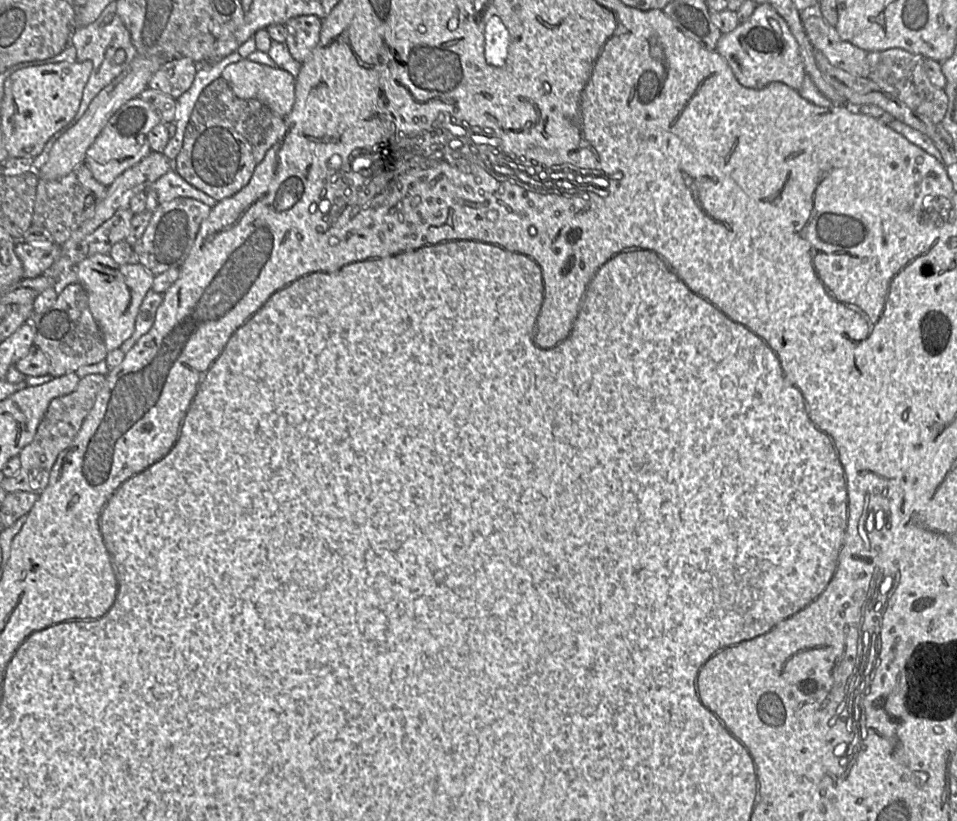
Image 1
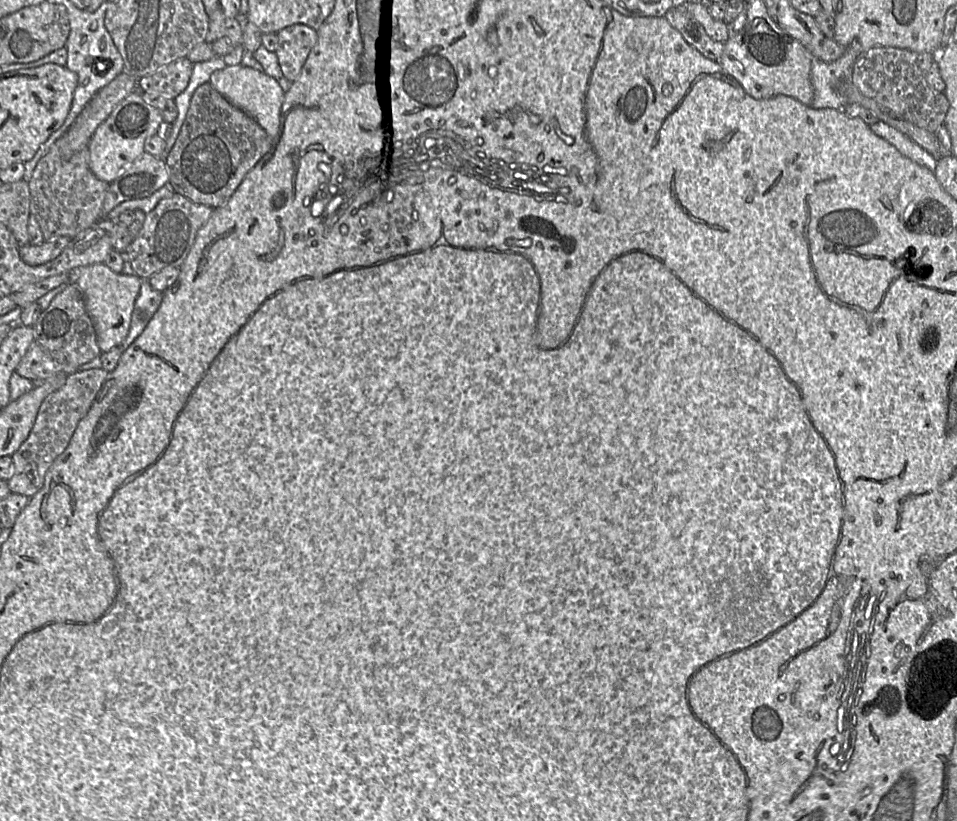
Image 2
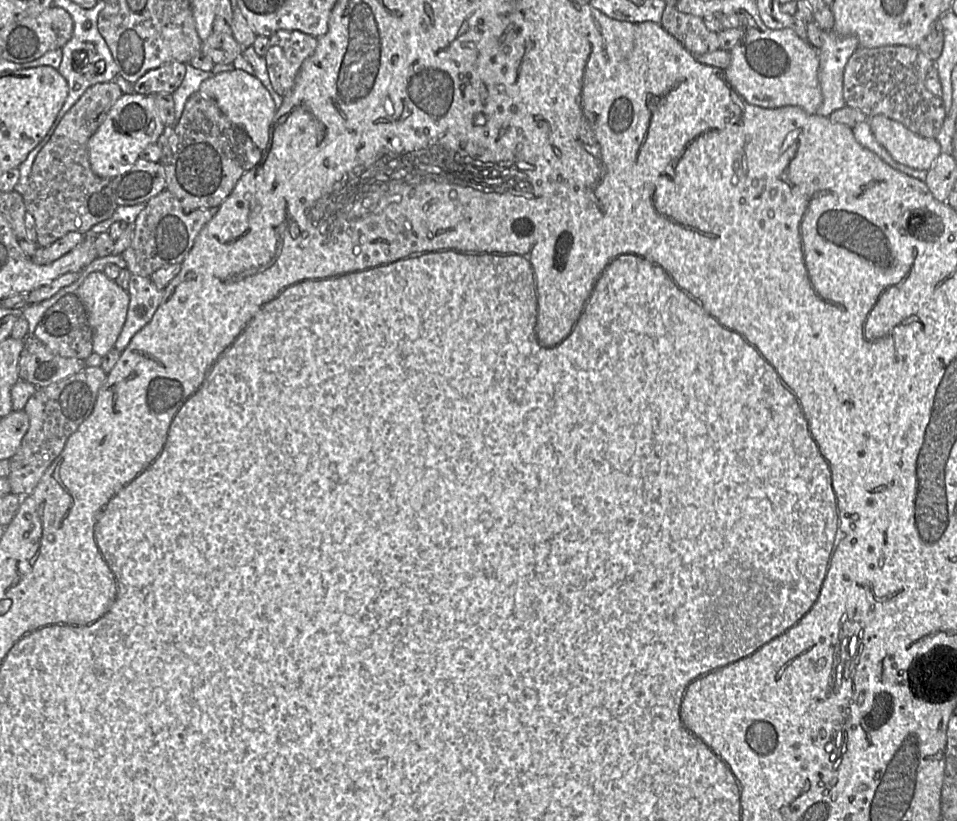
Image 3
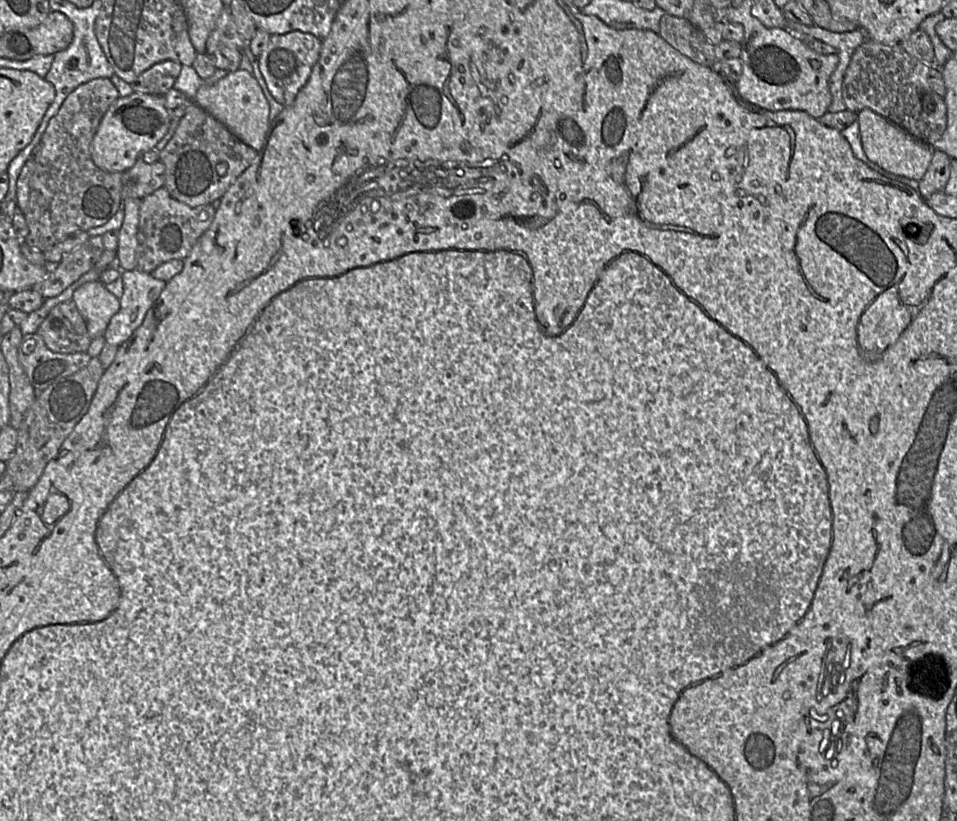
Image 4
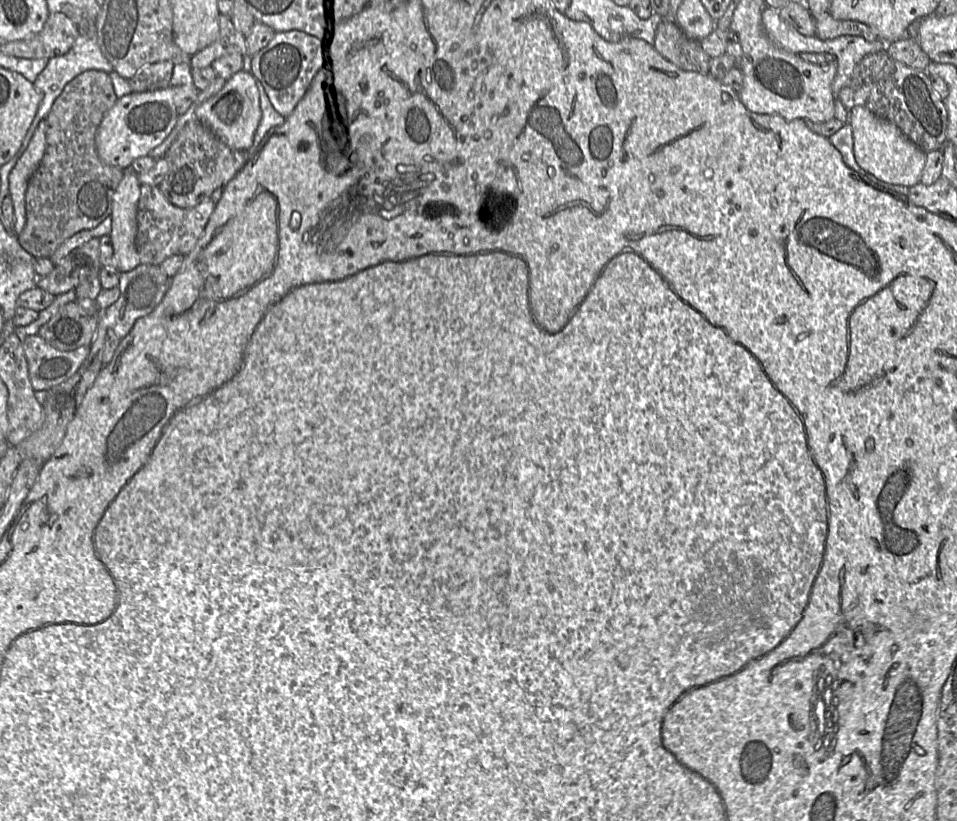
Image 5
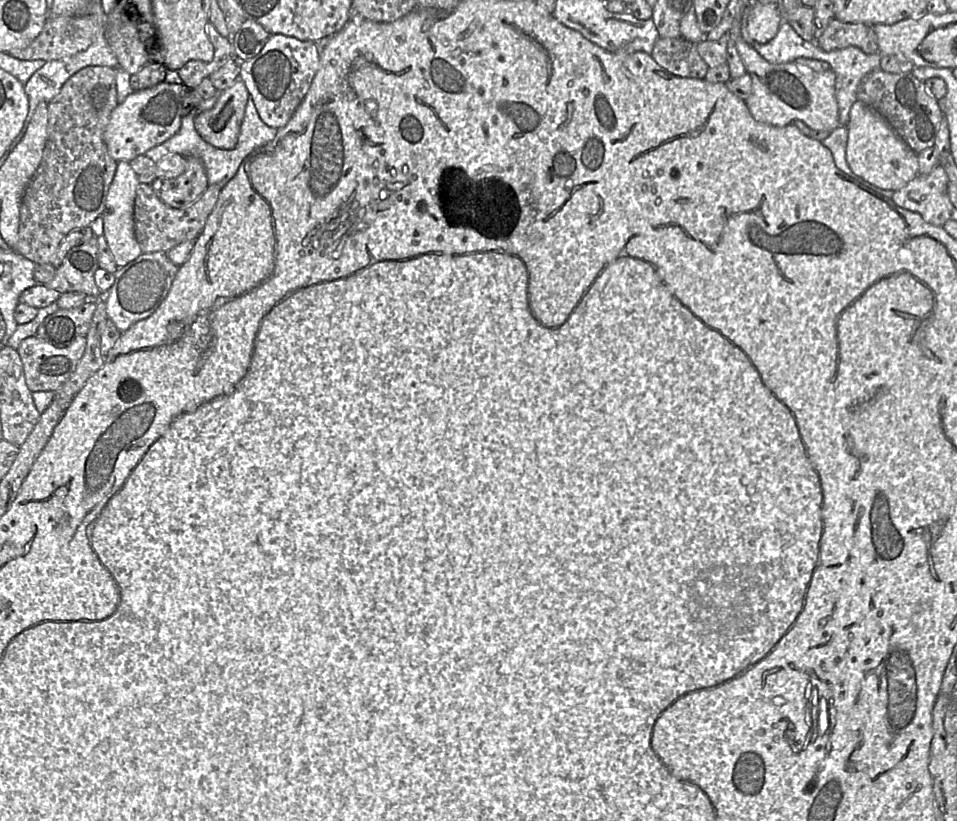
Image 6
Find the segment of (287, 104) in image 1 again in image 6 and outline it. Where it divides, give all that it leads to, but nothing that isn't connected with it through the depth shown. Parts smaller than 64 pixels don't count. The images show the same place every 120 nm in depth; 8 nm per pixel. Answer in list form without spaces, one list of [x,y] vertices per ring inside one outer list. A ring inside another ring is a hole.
[[[238,78],[235,83],[221,92],[214,105],[202,111],[195,118],[195,129],[201,138],[210,145],[221,149],[232,149],[236,146],[245,108],[250,98],[245,83]]]

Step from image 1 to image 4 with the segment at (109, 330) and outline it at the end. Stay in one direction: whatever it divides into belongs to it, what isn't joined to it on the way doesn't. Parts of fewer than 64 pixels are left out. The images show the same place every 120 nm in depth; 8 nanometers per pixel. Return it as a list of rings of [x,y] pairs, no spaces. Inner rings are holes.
[[[100,280],[90,281],[76,289],[72,300],[85,320],[91,339],[104,336],[110,319],[120,308],[120,300]]]

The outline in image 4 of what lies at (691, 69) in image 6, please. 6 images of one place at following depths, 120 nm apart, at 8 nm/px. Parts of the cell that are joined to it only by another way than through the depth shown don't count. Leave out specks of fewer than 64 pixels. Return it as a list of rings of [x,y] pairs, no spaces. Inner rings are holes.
[[[665,13],[660,19],[659,35],[692,61],[707,67],[713,66],[716,60],[715,46],[688,19]]]

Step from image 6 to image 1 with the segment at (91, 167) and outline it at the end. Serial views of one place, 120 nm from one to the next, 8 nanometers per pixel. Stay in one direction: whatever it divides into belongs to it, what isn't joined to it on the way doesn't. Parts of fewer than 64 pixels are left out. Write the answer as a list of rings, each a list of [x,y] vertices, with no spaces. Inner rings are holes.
[[[84,164],[58,180],[39,179],[34,203],[32,225],[46,230],[53,241],[62,245],[86,220],[92,217],[96,206],[105,197],[107,187],[92,176]]]

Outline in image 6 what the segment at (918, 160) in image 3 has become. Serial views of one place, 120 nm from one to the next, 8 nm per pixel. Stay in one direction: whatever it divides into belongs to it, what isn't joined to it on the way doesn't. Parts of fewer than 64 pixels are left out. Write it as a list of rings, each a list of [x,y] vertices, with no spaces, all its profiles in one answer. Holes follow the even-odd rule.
[[[860,100],[851,106],[846,125],[846,161],[853,174],[882,190],[897,191],[918,174],[918,156],[895,132],[888,121]]]

